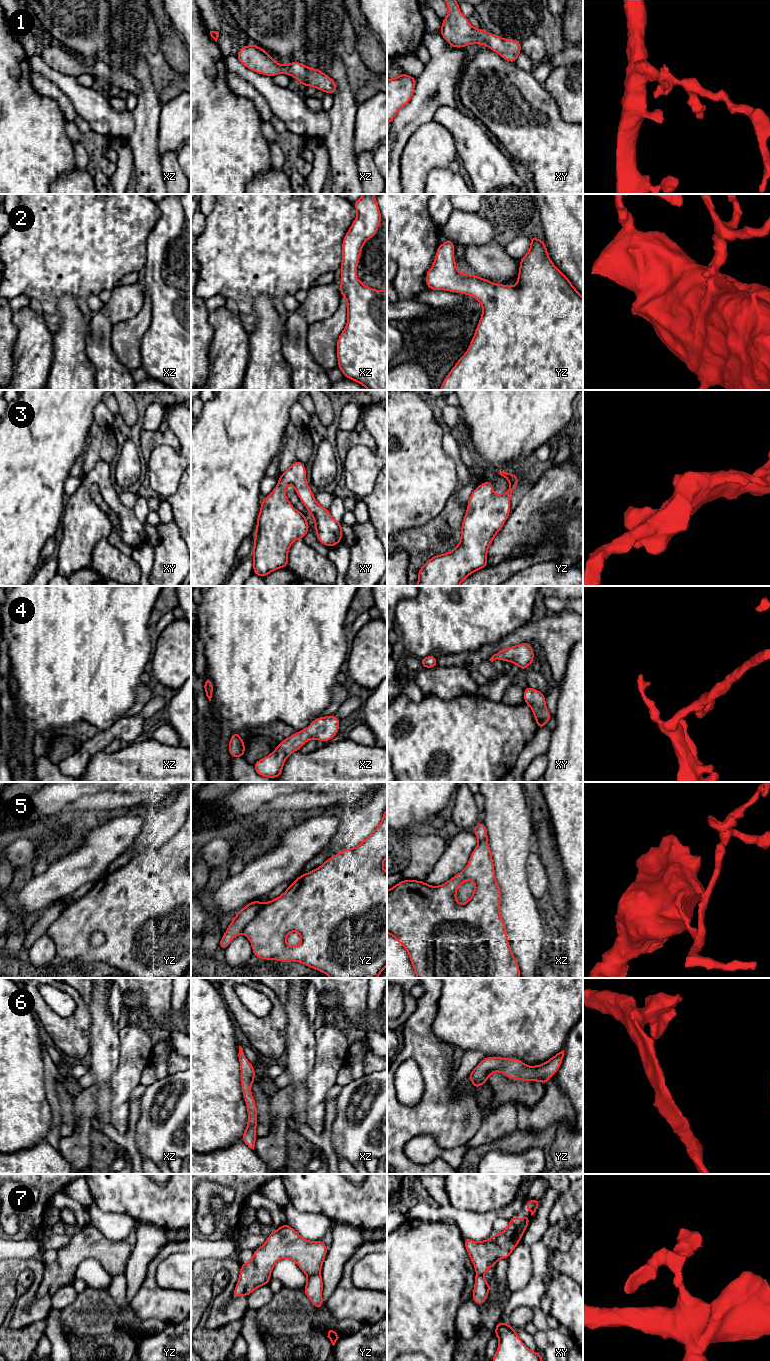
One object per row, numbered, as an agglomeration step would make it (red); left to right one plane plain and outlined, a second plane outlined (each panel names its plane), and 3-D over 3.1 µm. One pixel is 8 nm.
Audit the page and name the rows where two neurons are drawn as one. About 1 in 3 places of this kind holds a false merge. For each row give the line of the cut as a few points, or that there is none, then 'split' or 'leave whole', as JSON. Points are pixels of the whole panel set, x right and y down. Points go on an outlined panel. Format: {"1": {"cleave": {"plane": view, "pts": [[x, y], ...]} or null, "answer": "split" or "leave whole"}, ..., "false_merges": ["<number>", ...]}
{"1": {"cleave": null, "answer": "leave whole"}, "2": {"cleave": null, "answer": "leave whole"}, "3": {"cleave": null, "answer": "leave whole"}, "4": {"cleave": null, "answer": "leave whole"}, "5": {"cleave": {"plane": "yz", "pts": [[262, 904], [242, 932]]}, "answer": "split"}, "6": {"cleave": null, "answer": "leave whole"}, "7": {"cleave": {"plane": "yz", "pts": [[319, 1272], [308, 1276]]}, "answer": "split"}, "false_merges": ["5", "7"]}

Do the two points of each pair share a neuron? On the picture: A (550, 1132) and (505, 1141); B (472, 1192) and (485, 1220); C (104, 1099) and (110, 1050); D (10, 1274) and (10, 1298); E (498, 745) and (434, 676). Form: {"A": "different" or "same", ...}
{"A": "same", "B": "different", "C": "same", "D": "same", "E": "different"}

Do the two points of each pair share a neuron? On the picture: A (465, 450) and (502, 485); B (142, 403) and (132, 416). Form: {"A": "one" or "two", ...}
{"A": "one", "B": "two"}

